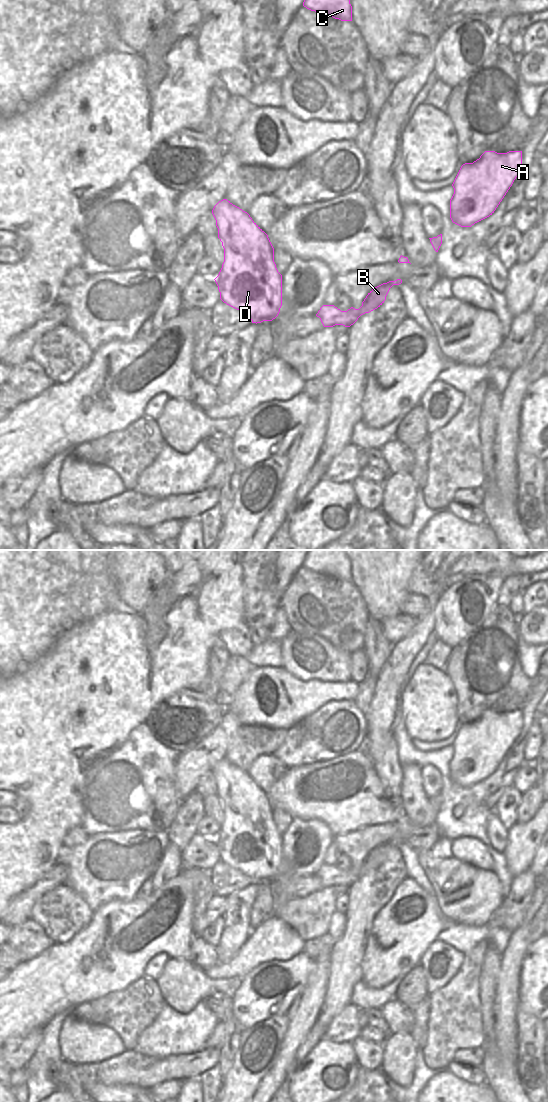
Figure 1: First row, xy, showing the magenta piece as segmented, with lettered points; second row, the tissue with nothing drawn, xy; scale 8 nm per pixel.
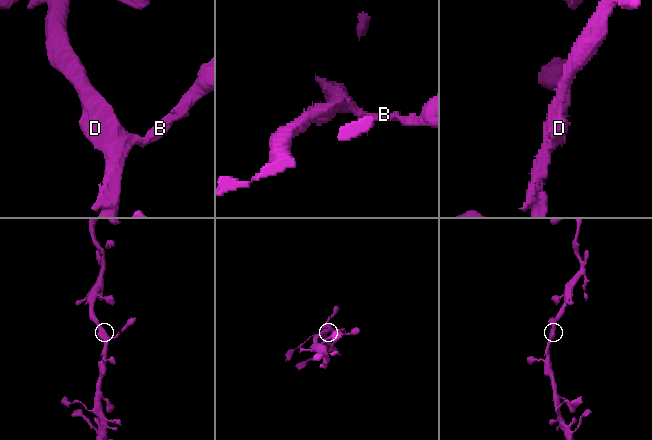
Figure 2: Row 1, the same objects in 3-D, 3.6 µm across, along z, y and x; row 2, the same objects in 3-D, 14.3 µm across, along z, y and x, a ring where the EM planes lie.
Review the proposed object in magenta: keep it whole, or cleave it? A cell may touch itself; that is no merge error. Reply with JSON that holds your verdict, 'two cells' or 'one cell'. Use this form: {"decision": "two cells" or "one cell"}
{"decision": "one cell"}

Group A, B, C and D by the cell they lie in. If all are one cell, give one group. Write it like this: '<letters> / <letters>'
A B C D

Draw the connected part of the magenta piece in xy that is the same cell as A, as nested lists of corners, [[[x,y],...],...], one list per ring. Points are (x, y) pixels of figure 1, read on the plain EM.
[[[485,711],[473,723],[461,726],[452,746],[454,754],[450,760],[450,778],[461,787],[471,787],[494,773],[514,740],[522,730],[522,711],[497,713]]]

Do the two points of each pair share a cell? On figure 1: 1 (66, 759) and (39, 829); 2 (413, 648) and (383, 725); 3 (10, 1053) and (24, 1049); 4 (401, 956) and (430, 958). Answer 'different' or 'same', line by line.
1: same
2: same
3: same
4: different

